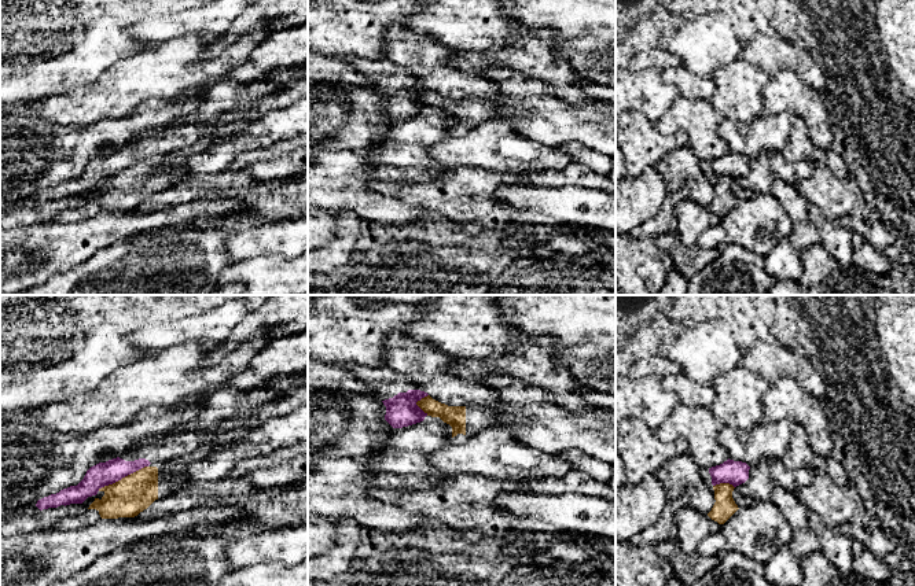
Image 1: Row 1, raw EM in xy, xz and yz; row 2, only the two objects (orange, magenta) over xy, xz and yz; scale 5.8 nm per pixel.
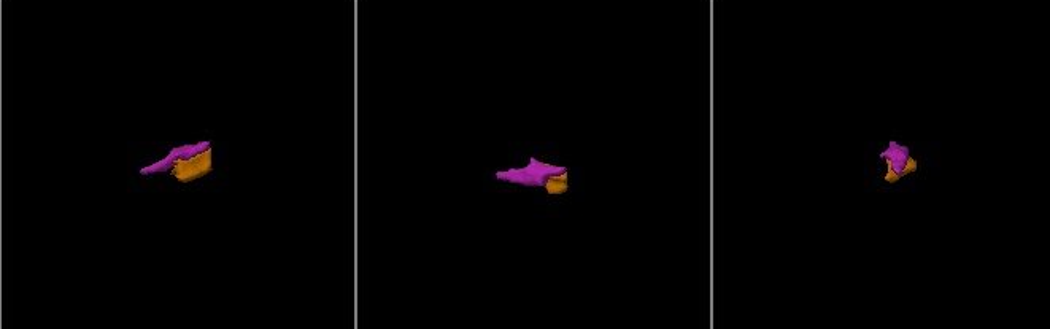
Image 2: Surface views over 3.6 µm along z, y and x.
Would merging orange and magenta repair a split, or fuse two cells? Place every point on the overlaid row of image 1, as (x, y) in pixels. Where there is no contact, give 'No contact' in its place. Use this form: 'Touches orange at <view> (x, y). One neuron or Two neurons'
Touches orange at xy (122, 478). Two neurons

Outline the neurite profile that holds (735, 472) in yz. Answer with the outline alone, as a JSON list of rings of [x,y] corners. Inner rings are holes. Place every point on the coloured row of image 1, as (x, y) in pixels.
[[[727,460],[720,465],[709,468],[712,484],[730,483],[734,487],[749,479],[750,467],[742,461]]]

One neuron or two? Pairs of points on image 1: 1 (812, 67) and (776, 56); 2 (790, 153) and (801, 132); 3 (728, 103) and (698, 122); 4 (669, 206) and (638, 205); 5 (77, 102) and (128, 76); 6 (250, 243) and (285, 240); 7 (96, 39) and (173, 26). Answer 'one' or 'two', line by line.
1: one
2: one
3: two
4: two
5: one
6: one
7: two

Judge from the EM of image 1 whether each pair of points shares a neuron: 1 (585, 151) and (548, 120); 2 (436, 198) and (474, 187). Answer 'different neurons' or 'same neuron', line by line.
1: different neurons
2: same neuron

